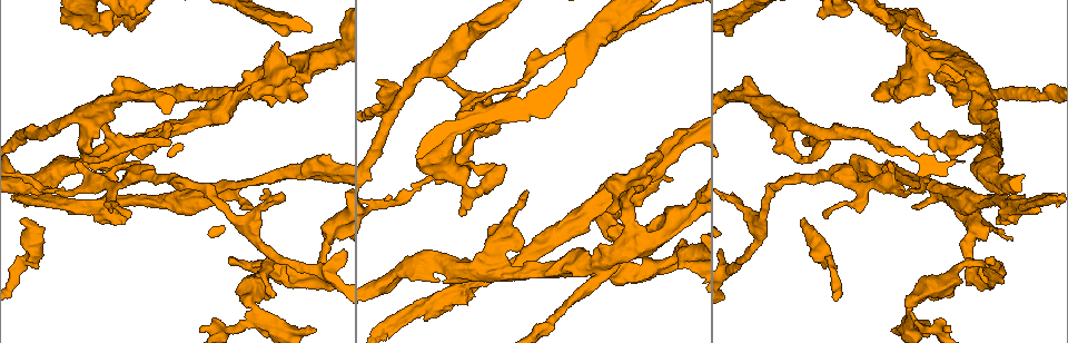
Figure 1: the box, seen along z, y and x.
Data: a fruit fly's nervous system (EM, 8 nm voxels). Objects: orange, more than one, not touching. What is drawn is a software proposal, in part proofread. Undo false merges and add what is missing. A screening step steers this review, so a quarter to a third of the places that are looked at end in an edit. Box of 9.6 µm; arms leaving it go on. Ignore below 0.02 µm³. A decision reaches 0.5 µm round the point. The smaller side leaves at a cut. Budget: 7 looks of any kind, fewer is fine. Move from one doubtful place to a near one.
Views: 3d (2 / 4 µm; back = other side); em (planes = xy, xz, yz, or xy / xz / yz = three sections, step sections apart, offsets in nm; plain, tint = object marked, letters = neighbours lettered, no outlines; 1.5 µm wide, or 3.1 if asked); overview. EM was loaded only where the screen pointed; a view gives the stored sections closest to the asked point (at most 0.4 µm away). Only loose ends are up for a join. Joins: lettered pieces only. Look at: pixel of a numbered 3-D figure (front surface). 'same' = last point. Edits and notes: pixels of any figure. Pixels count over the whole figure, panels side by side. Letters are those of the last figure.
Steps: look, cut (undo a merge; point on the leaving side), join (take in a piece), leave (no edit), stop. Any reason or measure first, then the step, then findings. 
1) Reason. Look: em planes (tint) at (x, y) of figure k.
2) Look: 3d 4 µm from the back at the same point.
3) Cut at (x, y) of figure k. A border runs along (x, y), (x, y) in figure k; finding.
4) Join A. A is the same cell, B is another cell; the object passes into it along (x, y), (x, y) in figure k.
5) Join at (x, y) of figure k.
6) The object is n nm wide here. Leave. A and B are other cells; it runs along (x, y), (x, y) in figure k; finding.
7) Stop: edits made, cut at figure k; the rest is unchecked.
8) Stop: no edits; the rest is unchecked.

Thick turns thin. Look: em planes (letters) at (422, 307) of figure 1.

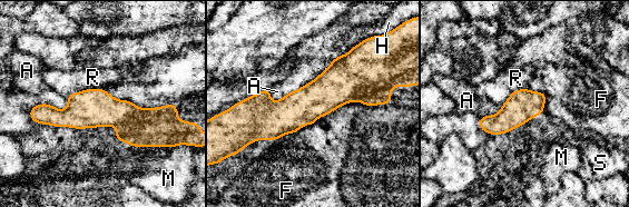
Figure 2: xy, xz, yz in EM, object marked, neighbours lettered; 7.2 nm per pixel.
The object is 240 nm wide here. Leave. A, F, H, M, R and S are other cells; a border runs along (105, 88), (87, 88), (82, 90) in figure 2; all the same neuron.

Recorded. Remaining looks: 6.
Free end. Look: em xy step 8 (letters) at (104, 33) of figure 1.

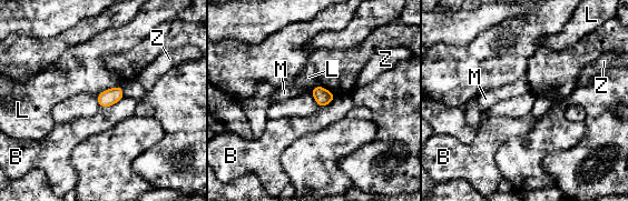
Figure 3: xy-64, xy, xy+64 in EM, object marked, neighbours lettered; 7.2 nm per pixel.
Look: em planes (letters) at the same point.

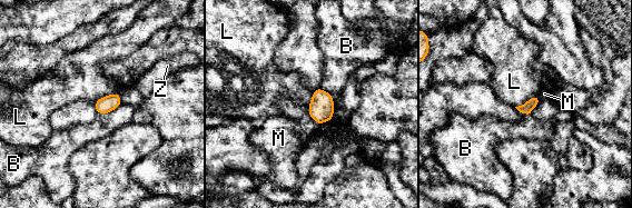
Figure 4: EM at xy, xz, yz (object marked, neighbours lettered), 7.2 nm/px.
Leave. B, L, M and Z are other cells; a border runs along (117, 91), (105, 95), (94, 102) in figure 4; none of them fits.

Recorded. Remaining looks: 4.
Free end. Look: em planes (tint) at (62, 20) of figure 1.

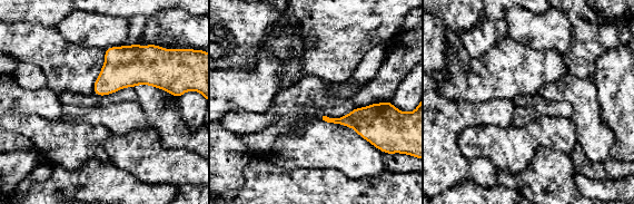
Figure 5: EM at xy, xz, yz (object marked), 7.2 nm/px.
Look: em planes (letters) at the same point.

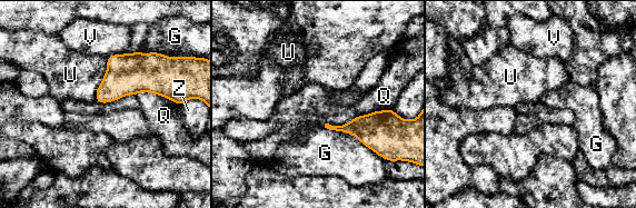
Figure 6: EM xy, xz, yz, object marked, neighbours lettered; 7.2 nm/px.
Leave. G, Q, U, V and Z are other cells; no lettered piece goes on from it.

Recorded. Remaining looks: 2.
Stop: no edits; the rest is unchecked.

